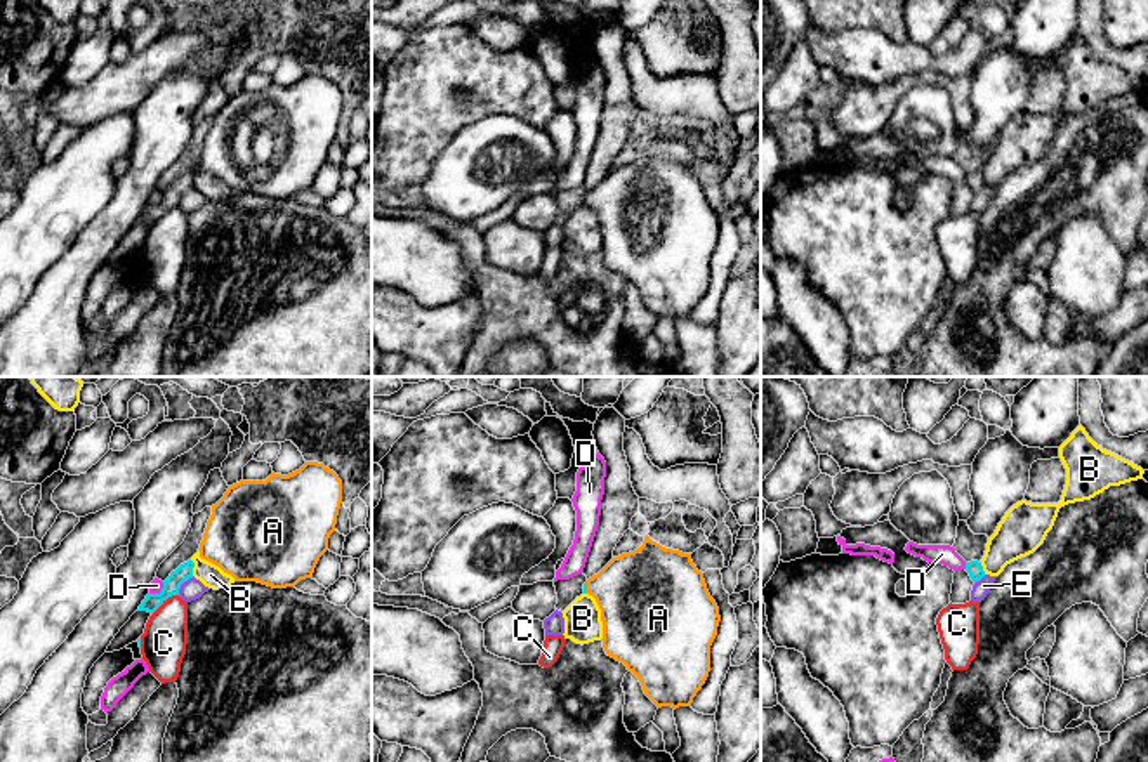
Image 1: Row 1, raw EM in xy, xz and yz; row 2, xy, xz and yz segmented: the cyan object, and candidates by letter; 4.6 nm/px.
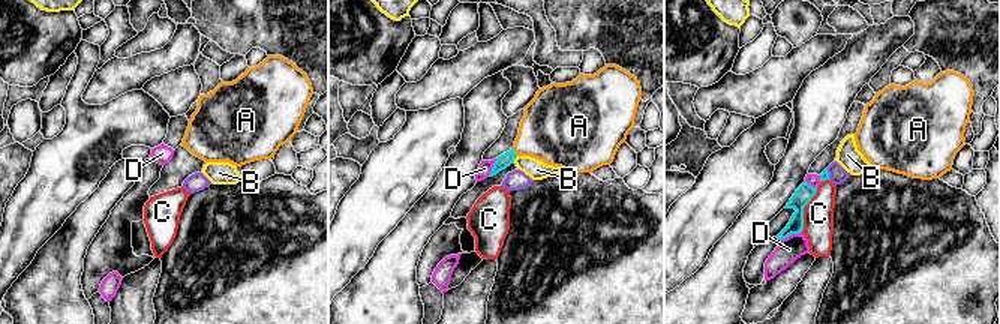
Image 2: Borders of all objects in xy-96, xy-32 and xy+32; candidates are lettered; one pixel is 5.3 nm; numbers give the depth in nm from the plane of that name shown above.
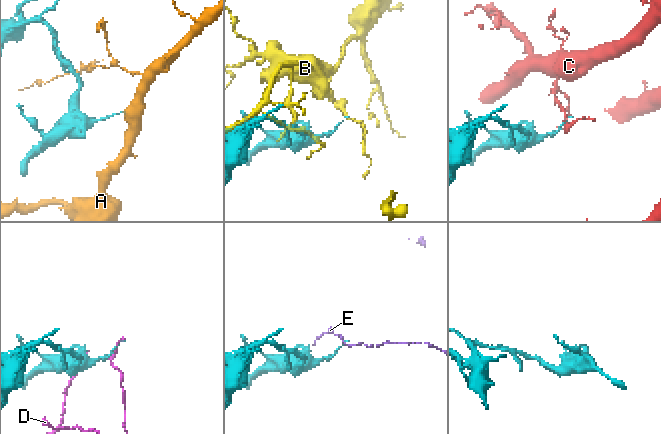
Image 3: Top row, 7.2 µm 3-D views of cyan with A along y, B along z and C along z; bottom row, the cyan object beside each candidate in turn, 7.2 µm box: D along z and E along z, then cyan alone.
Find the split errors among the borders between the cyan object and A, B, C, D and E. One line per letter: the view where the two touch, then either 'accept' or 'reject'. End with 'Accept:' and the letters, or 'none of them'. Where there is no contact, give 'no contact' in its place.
A: xz | accept
B: xy | reject
C: xy | reject
D: yz | reject
E: xy | reject
Accept: A

